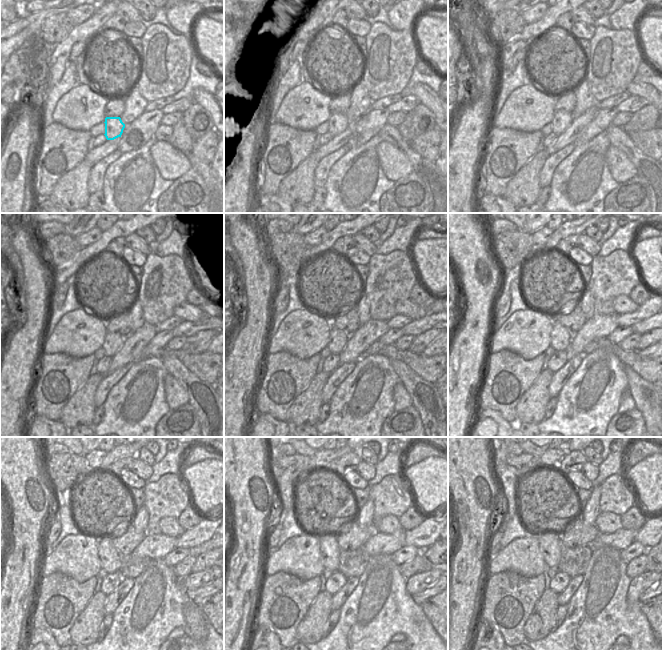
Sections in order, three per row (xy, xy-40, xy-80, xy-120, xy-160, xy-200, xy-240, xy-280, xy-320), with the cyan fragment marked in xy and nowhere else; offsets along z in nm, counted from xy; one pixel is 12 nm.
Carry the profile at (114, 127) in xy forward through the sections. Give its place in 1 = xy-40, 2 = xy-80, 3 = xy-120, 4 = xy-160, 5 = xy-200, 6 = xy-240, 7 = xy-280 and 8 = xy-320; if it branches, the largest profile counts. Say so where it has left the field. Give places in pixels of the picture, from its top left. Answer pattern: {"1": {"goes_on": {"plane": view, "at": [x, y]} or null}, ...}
{"1": {"goes_on": {"plane": "xy-40", "at": [338, 123]}}, "2": {"goes_on": {"plane": "xy-80", "at": [562, 119]}}, "3": {"goes_on": {"plane": "xy-120", "at": [113, 341]}}, "4": {"goes_on": {"plane": "xy-160", "at": [338, 339]}}, "5": {"goes_on": {"plane": "xy-200", "at": [560, 337]}}, "6": {"goes_on": {"plane": "xy-240", "at": [110, 558]}}, "7": {"goes_on": {"plane": "xy-280", "at": [328, 545]}}, "8": {"goes_on": {"plane": "xy-320", "at": [549, 543]}}}

